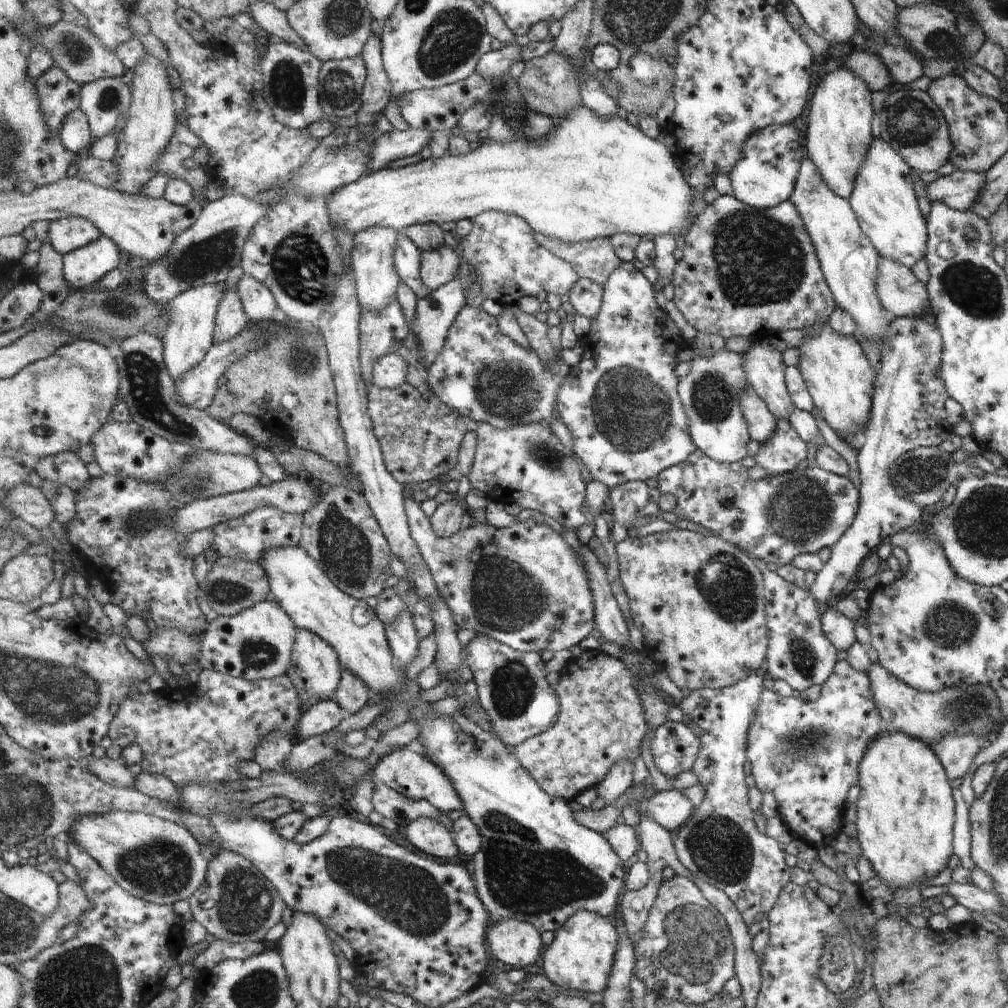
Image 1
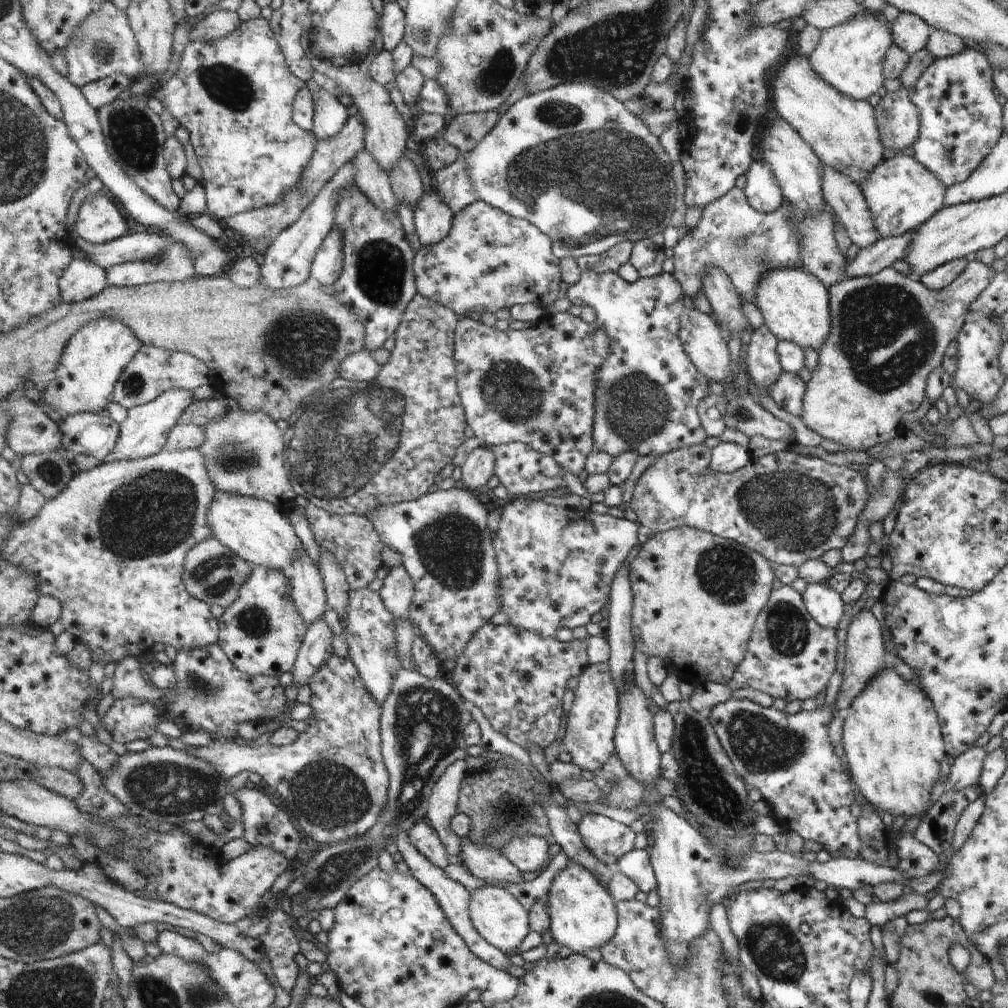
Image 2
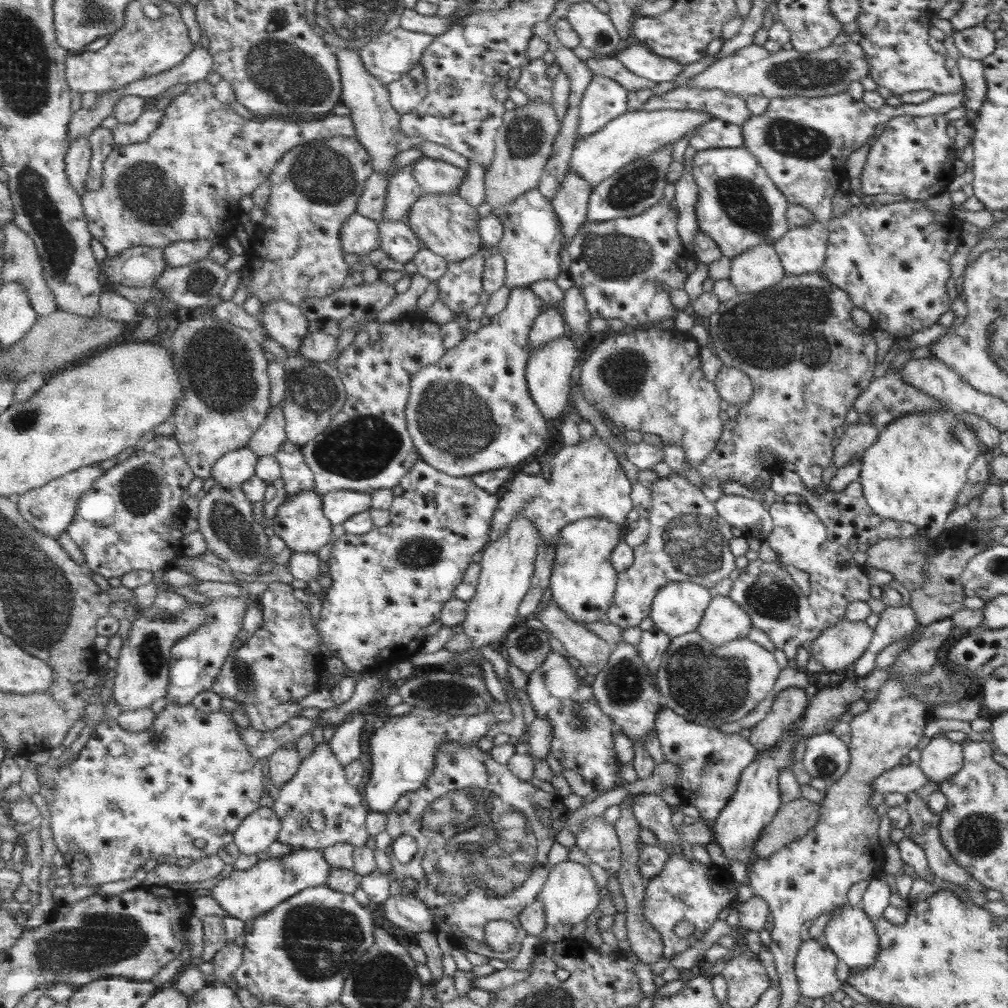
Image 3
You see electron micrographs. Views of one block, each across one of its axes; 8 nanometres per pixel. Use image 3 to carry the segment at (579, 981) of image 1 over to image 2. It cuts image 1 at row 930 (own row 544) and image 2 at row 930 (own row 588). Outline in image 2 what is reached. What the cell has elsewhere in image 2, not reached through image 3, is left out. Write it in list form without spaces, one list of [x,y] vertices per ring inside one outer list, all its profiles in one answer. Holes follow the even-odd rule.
[[[568,862],[566,868],[552,881],[547,894],[551,916],[552,938],[559,947],[566,947],[572,954],[583,955],[586,950],[607,946],[616,937],[618,912],[616,901],[605,886],[593,876],[591,870],[577,862]]]

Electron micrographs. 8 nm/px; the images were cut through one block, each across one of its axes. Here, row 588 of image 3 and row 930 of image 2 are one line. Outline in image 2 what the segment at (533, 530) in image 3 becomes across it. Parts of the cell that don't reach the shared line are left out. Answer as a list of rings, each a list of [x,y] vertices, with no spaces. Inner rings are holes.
[[[487,885],[472,892],[471,918],[475,929],[491,944],[507,954],[519,952],[521,942],[531,932],[530,912],[527,912],[519,900],[503,888]]]

